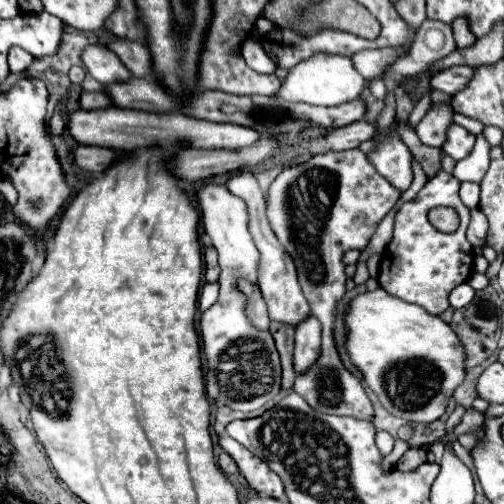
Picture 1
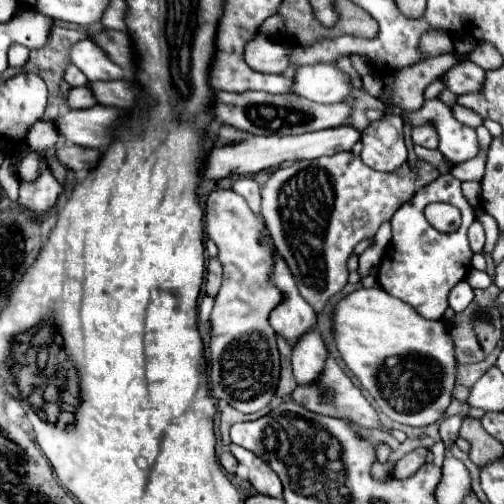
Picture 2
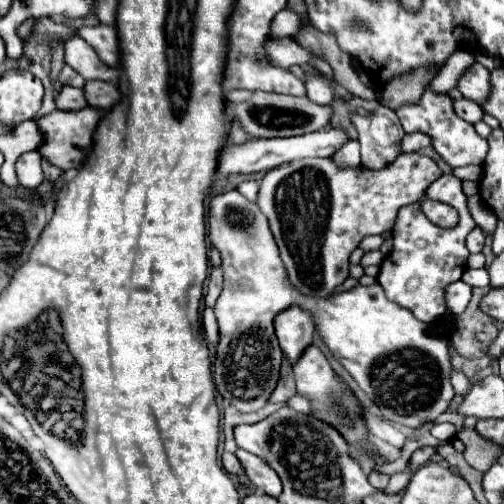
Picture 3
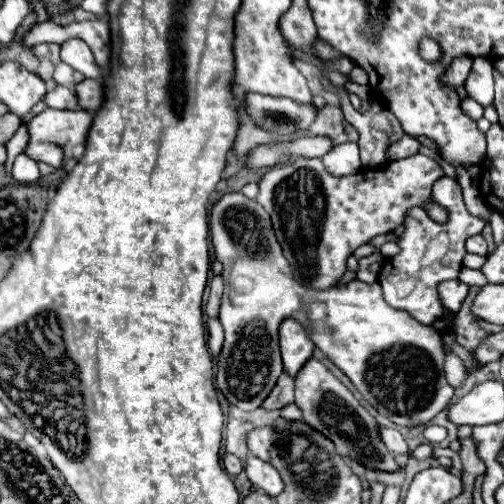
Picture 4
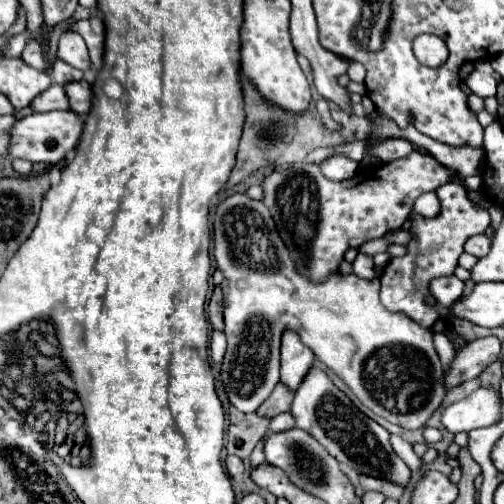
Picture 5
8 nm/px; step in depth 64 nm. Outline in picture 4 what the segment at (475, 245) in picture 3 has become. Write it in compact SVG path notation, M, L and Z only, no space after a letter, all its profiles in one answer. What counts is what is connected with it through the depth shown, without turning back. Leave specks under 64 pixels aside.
M480 234L470 236L470 238L466 240L466 250L468 250L468 252L474 252L474 254L486 256L486 242L484 242L484 238L482 238Z

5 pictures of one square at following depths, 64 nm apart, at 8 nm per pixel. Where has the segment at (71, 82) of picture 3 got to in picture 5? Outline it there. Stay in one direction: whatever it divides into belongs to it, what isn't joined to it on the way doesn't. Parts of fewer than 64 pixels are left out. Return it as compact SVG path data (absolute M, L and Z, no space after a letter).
M56 60L54 66L52 66L52 80L54 80L56 84L66 86L66 84L76 82L76 80L82 80L82 78L84 78L84 72L82 72L82 70L76 70L76 68L68 66L68 64L62 62L62 60Z

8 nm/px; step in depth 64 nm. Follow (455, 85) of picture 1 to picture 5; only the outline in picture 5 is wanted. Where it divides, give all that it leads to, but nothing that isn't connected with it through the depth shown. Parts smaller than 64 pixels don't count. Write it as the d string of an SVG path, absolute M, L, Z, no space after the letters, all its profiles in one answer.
M474 62L472 74L466 78L466 86L482 99L496 94L496 76L490 62Z

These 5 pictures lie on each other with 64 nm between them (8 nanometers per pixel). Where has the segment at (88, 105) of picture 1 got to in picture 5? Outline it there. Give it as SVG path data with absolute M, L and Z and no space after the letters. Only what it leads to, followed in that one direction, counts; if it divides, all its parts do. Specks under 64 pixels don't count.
M52 84L46 92L42 92L40 96L34 98L34 102L32 102L32 110L34 110L34 112L70 110L70 102L68 102L68 96L66 96L64 86Z

